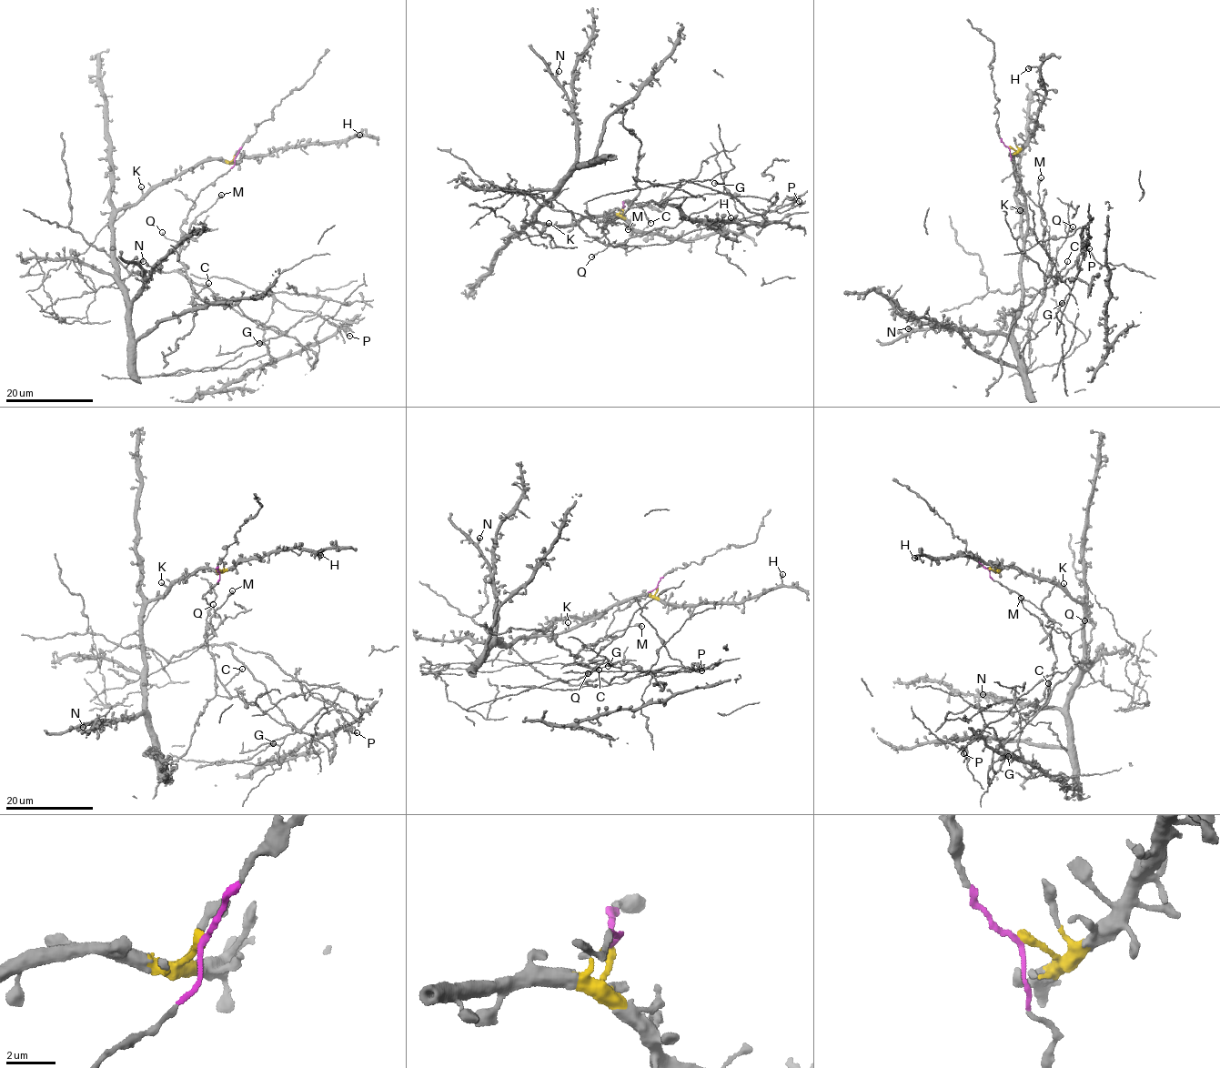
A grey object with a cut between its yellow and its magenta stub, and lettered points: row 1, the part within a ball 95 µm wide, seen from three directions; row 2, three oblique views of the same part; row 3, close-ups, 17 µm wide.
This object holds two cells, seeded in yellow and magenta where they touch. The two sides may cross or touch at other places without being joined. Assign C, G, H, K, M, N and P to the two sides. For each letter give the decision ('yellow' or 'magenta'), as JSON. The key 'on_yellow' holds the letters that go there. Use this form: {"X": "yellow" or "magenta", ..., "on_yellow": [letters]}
{"C": "magenta", "G": "magenta", "H": "yellow", "K": "yellow", "M": "magenta", "N": "yellow", "P": "magenta", "on_yellow": ["H", "K", "N"]}

